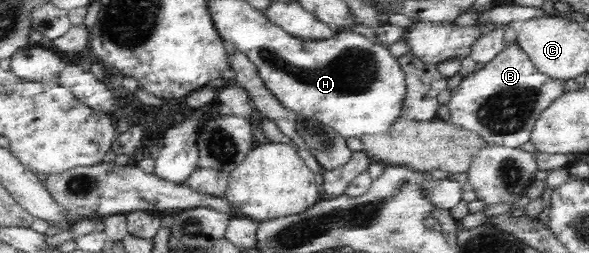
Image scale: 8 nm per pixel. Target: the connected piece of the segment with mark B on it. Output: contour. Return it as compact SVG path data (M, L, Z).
M514 42L483 69L462 79L451 91L447 103L449 121L456 127L476 132L486 144L520 148L531 141L534 123L556 97L565 92L565 82L546 77L535 69L532 60Z

